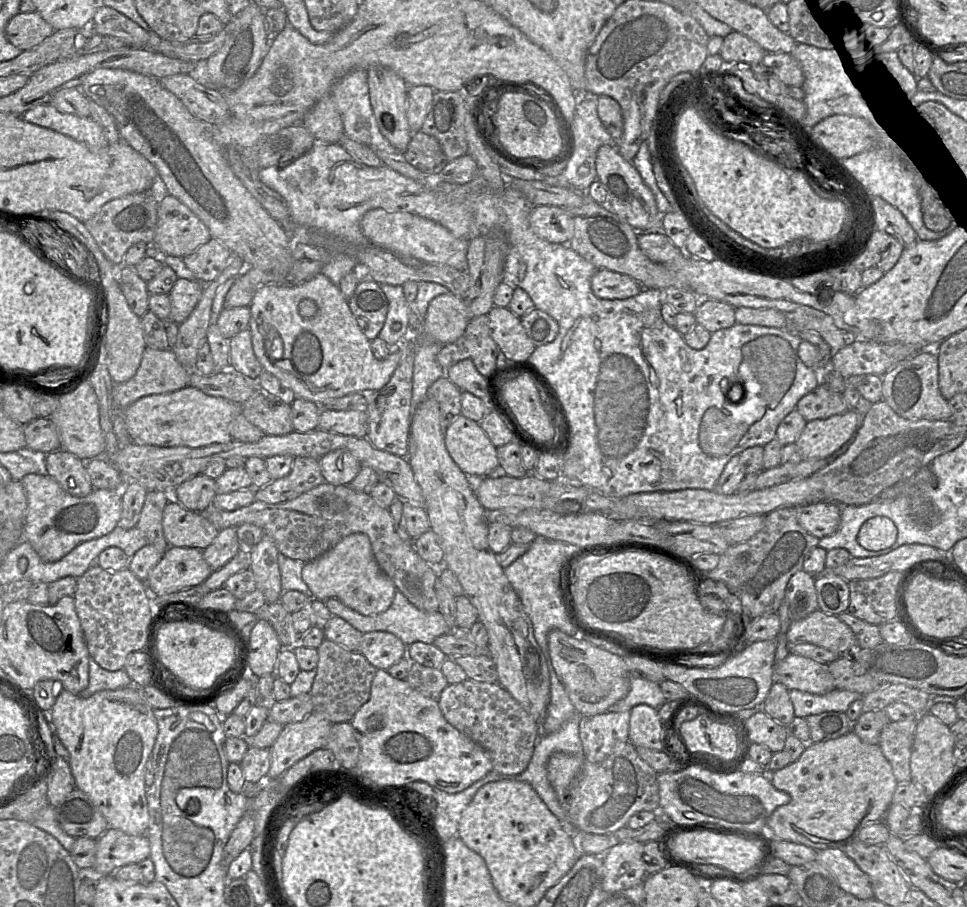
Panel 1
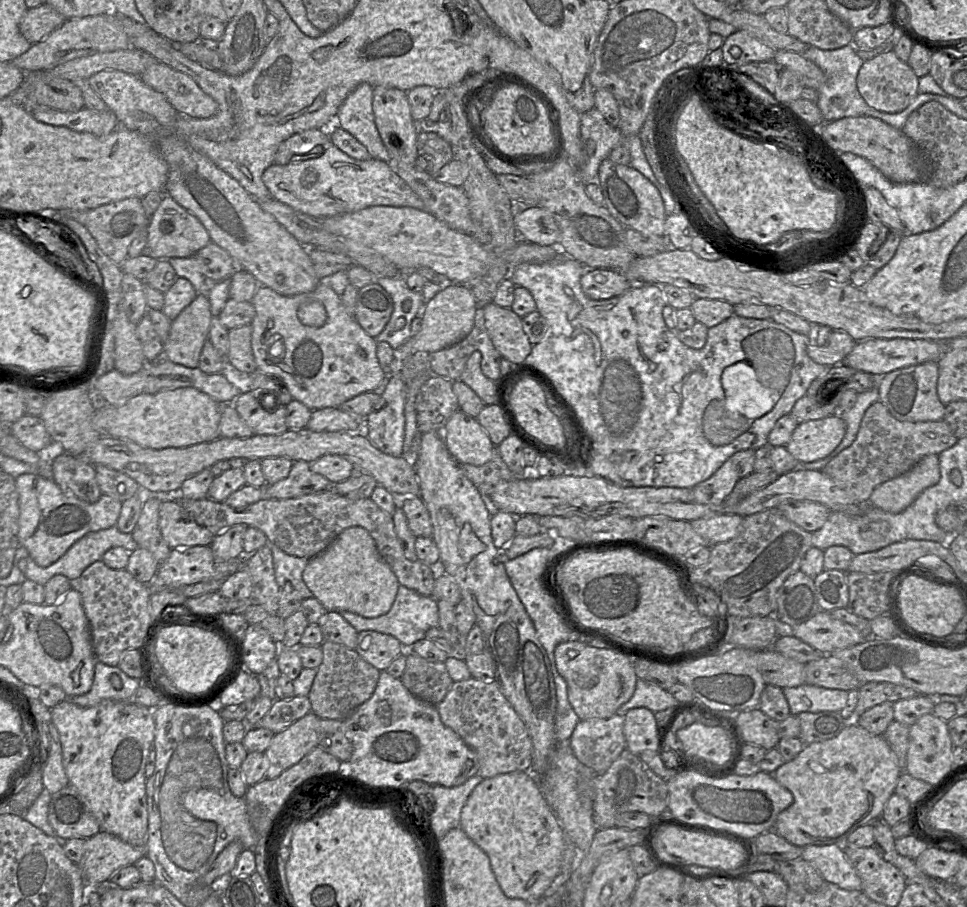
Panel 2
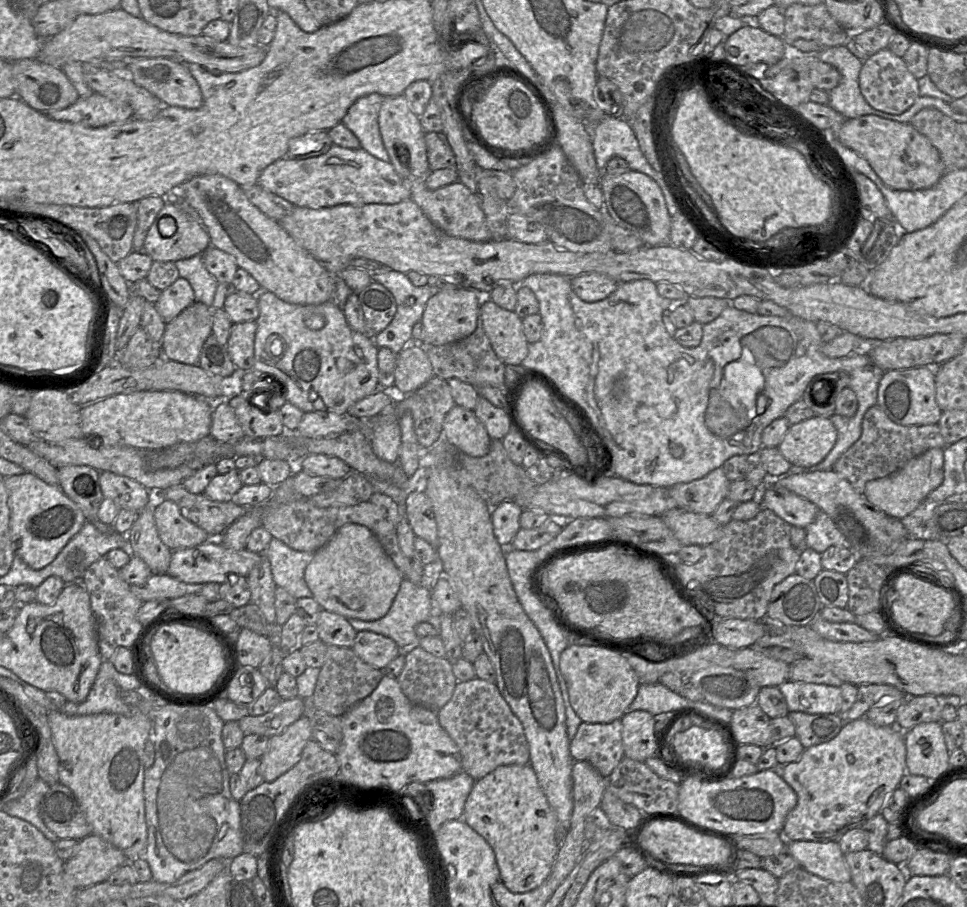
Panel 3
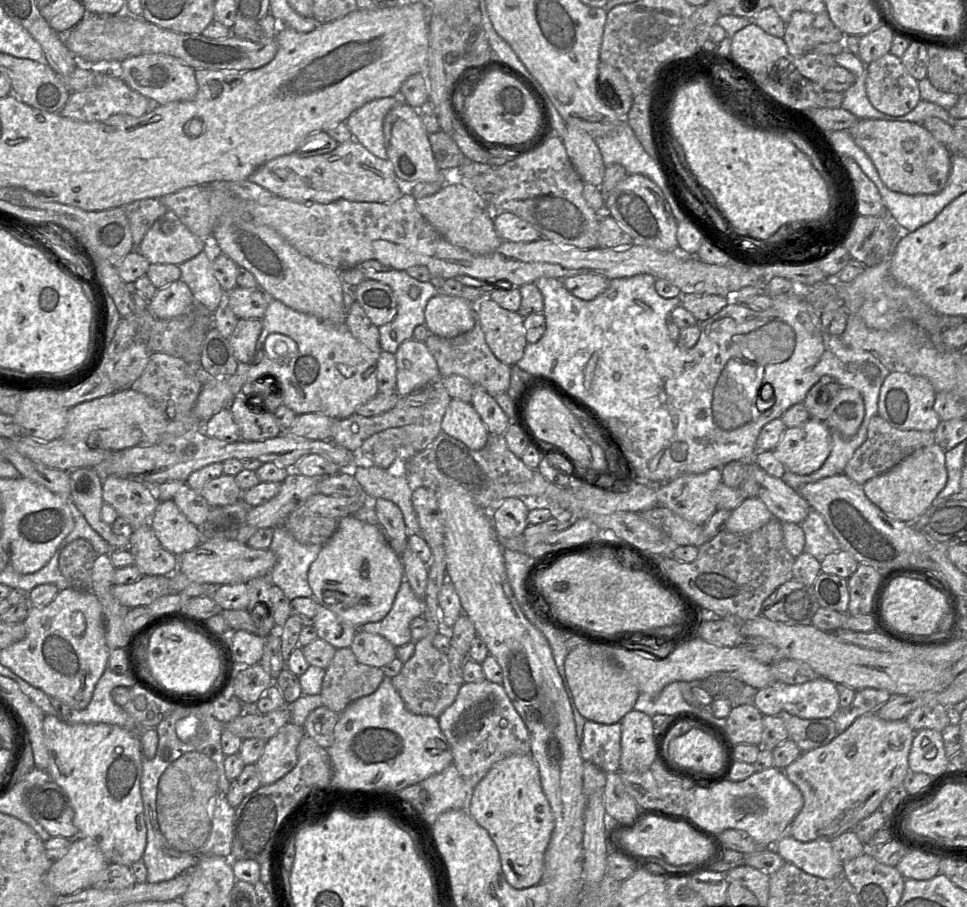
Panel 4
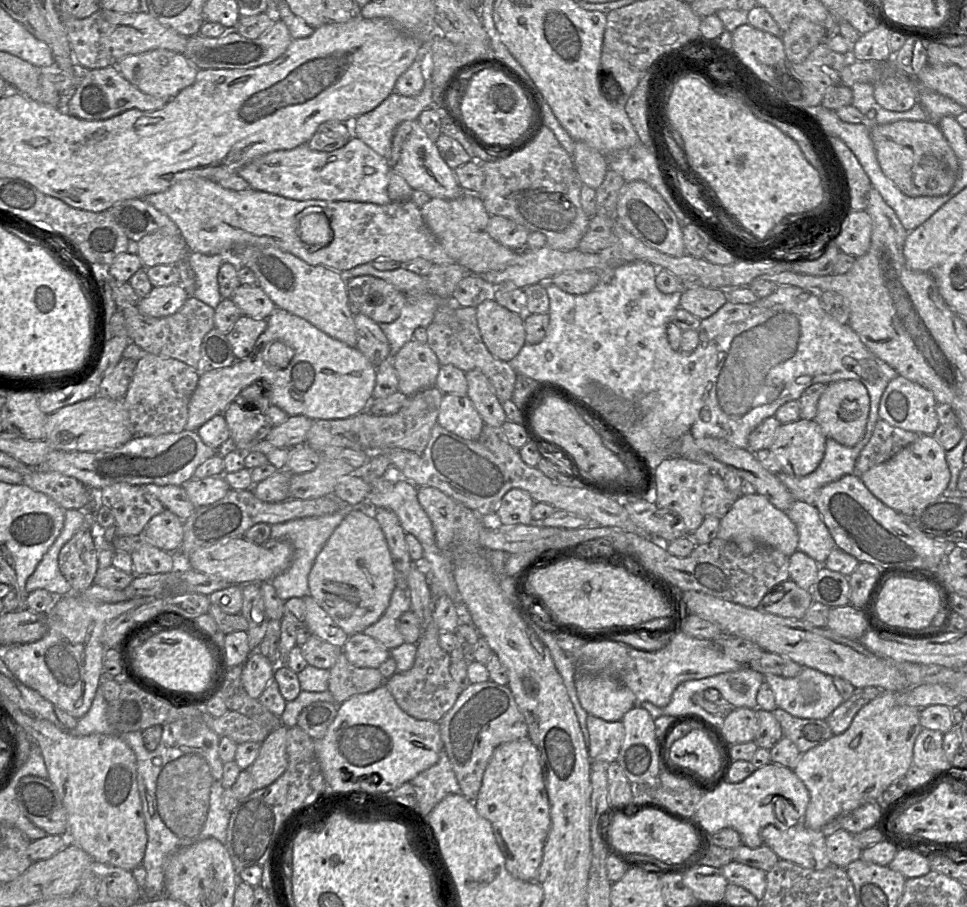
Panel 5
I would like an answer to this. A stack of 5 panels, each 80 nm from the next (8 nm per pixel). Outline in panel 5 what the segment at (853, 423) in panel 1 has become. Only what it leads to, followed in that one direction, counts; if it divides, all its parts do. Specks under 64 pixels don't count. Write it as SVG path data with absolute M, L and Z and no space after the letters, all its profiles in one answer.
M799 419L779 426L769 450L782 472L803 477L819 466L824 457L826 440L815 420Z

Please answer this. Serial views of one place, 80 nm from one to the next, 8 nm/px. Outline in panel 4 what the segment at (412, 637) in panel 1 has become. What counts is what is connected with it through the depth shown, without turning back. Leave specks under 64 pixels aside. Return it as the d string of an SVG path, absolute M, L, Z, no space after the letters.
M404 579L396 594L393 606L385 618L378 622L366 623L358 630L385 637L397 647L397 658L404 664L415 652L410 623L414 618L423 616L424 612L424 599L416 596L409 582Z

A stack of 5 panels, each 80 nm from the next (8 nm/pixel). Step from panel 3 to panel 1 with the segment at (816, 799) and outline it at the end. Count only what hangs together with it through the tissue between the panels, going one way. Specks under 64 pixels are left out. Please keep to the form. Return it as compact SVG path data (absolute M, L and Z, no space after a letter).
M853 731L836 739L808 743L798 760L767 774L773 786L788 793L791 800L775 809L767 820L766 831L776 839L802 844L815 851L843 848L851 841L857 841L857 835L865 825L883 821L898 784L880 746L864 743Z

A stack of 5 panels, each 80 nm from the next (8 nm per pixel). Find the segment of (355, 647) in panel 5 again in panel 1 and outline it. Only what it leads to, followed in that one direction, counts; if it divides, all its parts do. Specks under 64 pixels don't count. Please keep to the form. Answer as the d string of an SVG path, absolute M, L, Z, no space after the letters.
M386 631L363 633L358 651L377 669L387 670L407 657L407 645Z

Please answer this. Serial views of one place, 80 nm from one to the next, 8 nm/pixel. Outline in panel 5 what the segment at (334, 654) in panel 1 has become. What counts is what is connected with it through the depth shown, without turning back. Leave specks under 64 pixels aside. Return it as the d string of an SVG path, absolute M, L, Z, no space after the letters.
M342 652L334 666L329 669L328 691L339 705L353 695L377 689L384 682L378 668L357 667L351 664Z

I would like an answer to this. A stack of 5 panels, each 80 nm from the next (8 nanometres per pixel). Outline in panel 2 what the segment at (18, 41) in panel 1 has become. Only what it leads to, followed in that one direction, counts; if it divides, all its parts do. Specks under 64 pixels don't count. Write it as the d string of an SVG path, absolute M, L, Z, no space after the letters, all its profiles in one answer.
M44 3L26 11L19 23L19 31L30 44L35 44L60 27L65 21L63 15Z

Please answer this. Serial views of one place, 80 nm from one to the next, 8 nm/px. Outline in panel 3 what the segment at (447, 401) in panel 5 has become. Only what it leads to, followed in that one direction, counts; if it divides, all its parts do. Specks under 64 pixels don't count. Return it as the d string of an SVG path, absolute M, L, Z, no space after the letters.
M456 404L445 416L443 438L472 457L485 456L492 441L474 411Z

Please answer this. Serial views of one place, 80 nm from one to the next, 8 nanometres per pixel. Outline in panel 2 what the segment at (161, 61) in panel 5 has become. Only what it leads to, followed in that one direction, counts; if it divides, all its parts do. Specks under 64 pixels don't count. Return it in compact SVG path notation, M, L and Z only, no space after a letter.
M157 61L140 76L142 81L162 93L178 114L210 118L218 110L217 102L187 74Z

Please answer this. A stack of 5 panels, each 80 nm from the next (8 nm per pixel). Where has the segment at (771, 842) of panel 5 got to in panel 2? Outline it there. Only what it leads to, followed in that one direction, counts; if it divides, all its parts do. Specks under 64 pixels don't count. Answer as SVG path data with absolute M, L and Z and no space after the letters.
M807 845L802 848L801 857L813 864L825 881L842 889L861 890L861 879L846 857L842 845Z

